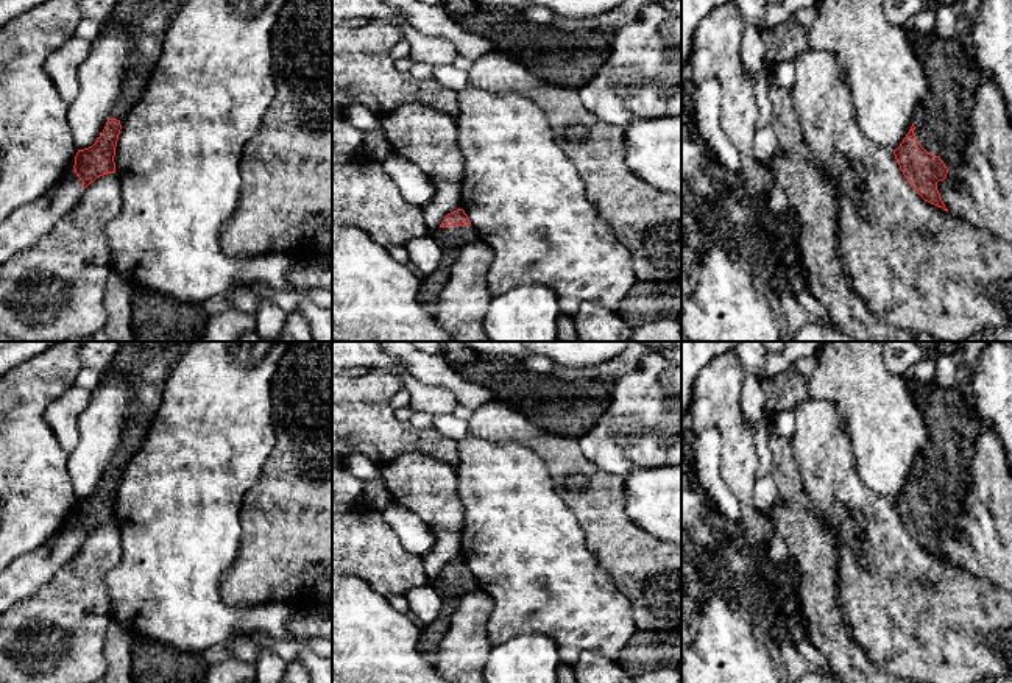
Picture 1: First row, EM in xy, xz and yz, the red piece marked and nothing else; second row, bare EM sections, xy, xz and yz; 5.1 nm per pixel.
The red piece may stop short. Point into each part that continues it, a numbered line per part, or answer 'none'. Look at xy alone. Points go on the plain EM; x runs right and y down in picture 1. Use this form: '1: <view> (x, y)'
1: xy (147, 365)

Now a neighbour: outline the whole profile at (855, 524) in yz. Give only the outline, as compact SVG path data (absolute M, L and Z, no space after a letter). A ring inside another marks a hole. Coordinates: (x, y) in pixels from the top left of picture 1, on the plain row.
M853 515L834 527L834 535L839 536L844 532L850 535L859 535L864 530L865 530L865 518L862 515Z

